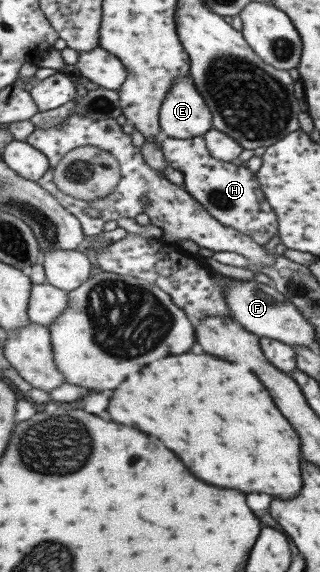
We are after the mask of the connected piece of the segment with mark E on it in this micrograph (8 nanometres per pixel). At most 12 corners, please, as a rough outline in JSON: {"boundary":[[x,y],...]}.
{"boundary":[[188,73],[162,100],[161,137],[204,136],[211,113]]}

